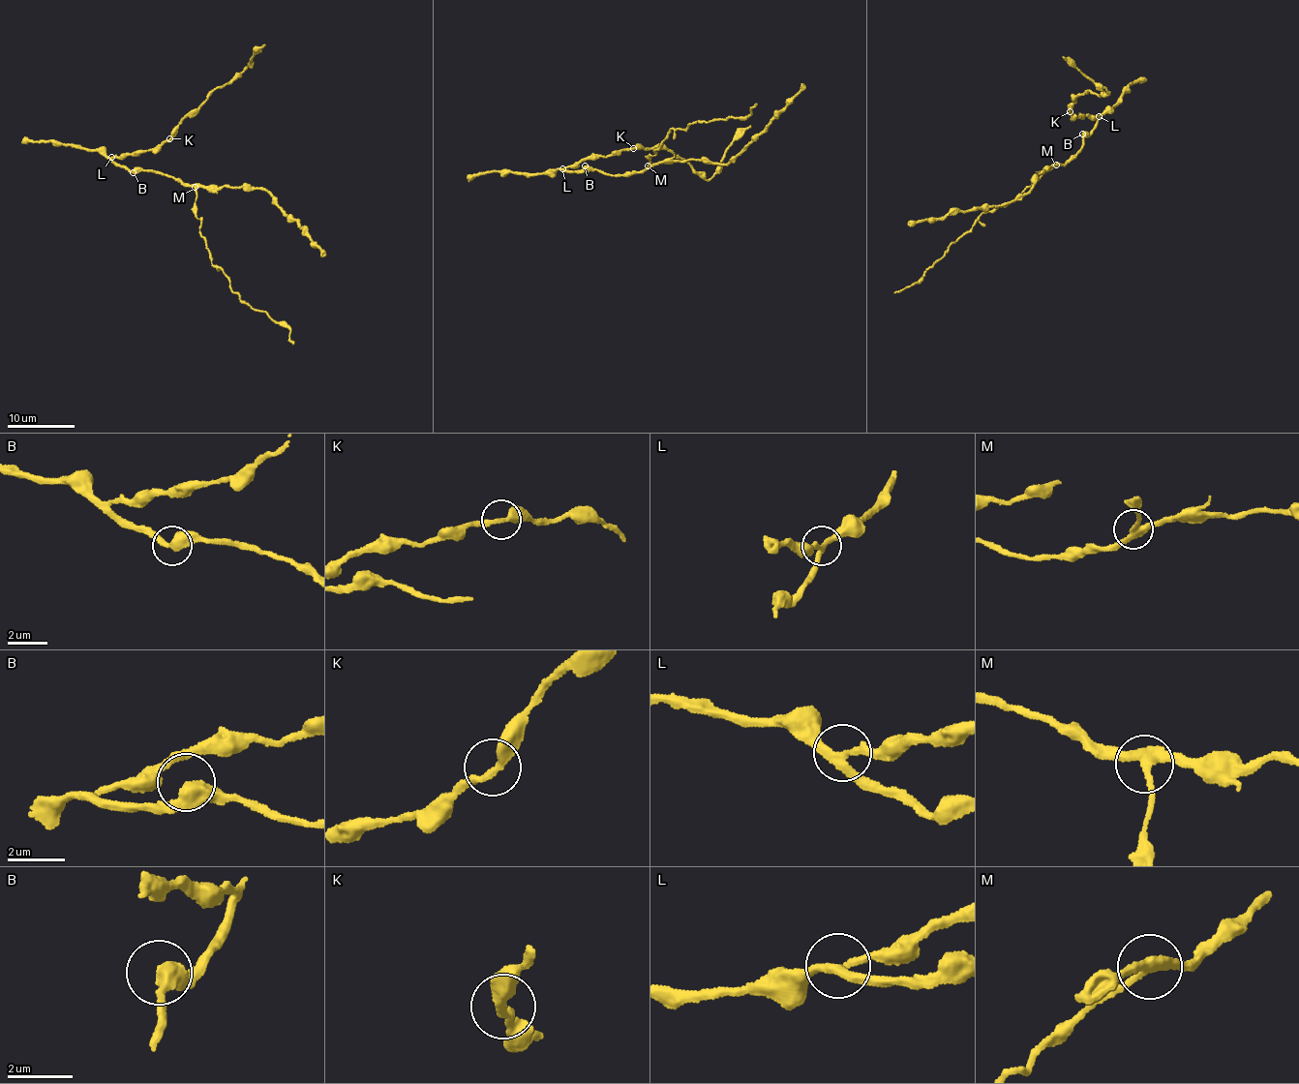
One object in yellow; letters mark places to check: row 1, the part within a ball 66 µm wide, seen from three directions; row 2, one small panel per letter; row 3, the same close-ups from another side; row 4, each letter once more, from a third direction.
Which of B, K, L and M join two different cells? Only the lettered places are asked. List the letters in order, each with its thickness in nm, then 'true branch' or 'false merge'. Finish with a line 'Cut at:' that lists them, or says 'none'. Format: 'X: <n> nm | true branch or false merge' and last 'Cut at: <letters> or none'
B: 460 nm | true branch
K: 320 nm | true branch
L: 260 nm | true branch
M: 300 nm | false merge
Cut at: M

